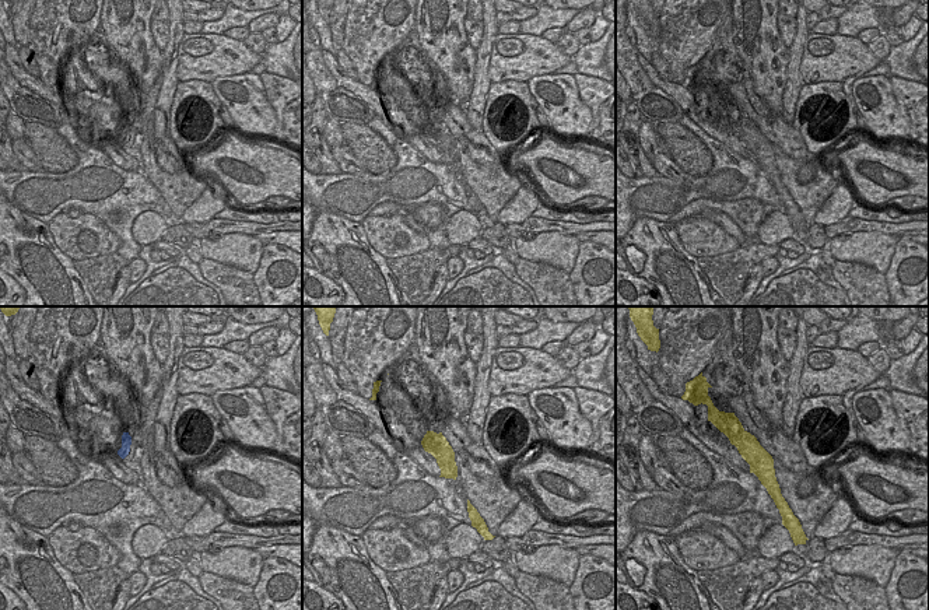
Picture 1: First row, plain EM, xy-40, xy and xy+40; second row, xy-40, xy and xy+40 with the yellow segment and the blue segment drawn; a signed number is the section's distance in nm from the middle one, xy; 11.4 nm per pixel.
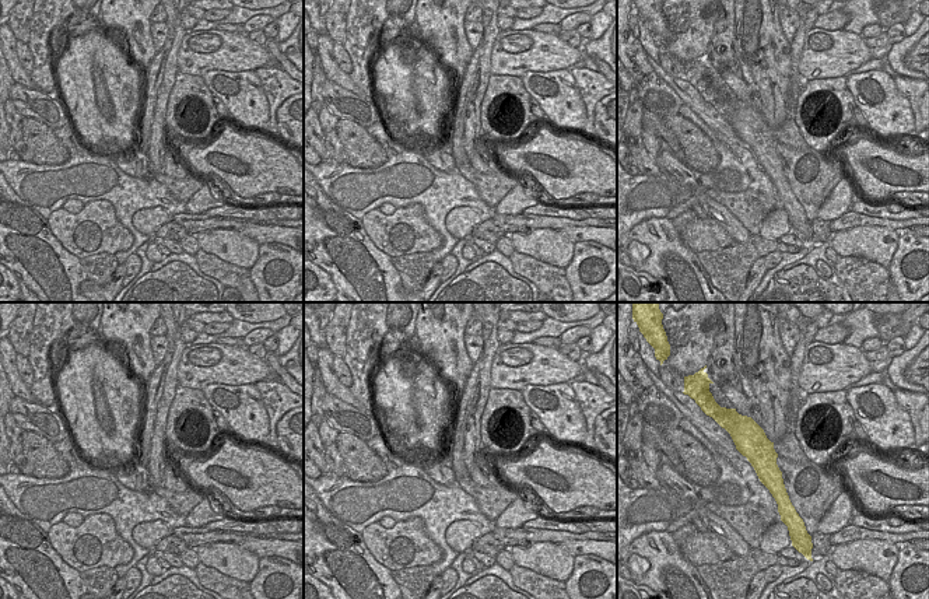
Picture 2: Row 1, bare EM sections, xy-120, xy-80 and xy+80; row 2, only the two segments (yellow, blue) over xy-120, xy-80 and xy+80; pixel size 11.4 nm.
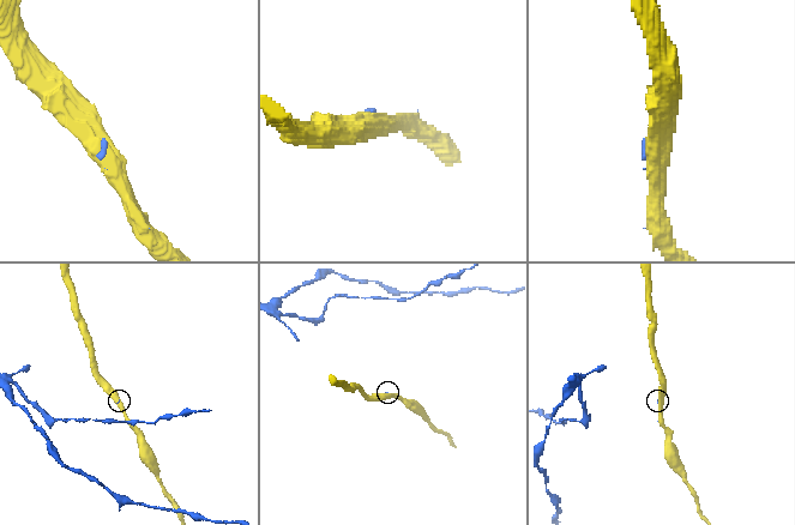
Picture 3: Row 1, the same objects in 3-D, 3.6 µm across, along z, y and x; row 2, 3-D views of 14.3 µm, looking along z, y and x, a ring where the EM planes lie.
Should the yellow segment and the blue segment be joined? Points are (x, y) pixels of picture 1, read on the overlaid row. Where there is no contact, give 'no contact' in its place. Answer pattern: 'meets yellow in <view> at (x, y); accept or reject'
no contact; reject

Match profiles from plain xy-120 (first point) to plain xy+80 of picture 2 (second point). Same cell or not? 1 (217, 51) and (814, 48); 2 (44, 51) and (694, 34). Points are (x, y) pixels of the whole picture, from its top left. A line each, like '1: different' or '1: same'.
1: same
2: same

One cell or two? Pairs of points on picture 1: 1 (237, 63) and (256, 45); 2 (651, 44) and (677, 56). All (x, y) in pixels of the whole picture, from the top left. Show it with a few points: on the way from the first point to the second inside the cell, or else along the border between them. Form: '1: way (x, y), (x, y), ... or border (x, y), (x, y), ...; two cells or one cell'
1: border (242, 42), (260, 55); two cells
2: border (656, 39), (658, 51); two cells

